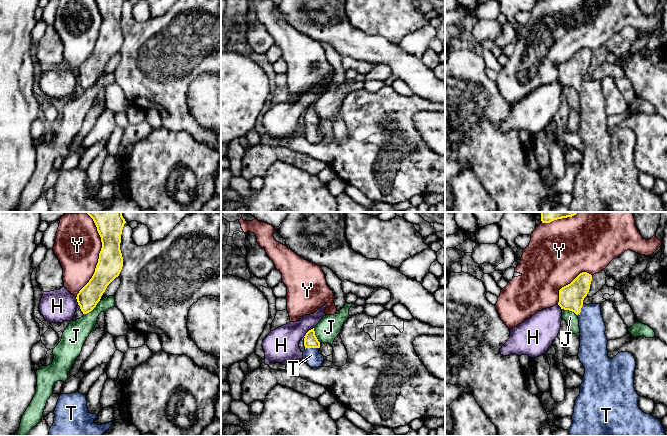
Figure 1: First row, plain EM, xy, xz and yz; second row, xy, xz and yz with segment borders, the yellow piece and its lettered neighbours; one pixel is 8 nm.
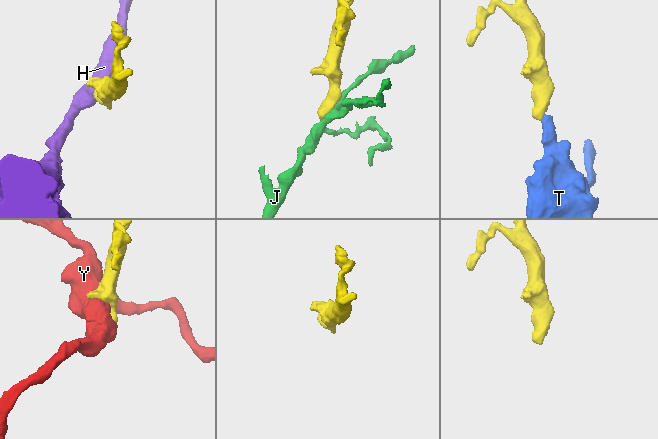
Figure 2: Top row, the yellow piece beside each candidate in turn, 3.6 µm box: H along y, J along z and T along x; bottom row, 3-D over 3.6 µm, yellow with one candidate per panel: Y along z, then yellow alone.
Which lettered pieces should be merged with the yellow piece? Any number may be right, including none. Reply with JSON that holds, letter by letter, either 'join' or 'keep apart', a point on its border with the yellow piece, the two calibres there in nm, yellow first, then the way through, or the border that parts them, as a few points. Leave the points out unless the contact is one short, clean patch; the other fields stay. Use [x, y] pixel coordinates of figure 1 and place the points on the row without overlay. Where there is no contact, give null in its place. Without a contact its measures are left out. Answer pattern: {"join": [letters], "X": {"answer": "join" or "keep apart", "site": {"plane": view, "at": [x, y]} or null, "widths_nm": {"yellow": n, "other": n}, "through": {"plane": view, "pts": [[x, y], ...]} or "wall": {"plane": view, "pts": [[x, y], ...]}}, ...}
{"join": ["T"], "H": {"answer": "keep apart", "site": {"plane": "xz", "at": [308, 107]}, "widths_nm": {"yellow": 110, "other": 280}, "wall": {"plane": "xz", "pts": [[313, 103], [303, 112]]}}, "J": {"answer": "keep apart", "site": {"plane": "xy", "at": [92, 85]}, "widths_nm": {"yellow": 170, "other": 190}, "wall": {"plane": "xy", "pts": [[100, 76], [90, 87], [84, 90]]}}, "T": {"answer": "join", "site": {"plane": "xz", "at": [311, 123]}, "widths_nm": {"yellow": 110, "other": 130}, "through": {"plane": "xz", "pts": [[310, 117], [311, 123], [311, 131]]}}, "Y": {"answer": "keep apart", "site": {"plane": "xy", "at": [98, 37]}, "widths_nm": {"yellow": 200, "other": 360}}}

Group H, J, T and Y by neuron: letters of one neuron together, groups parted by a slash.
H / J / T / Y

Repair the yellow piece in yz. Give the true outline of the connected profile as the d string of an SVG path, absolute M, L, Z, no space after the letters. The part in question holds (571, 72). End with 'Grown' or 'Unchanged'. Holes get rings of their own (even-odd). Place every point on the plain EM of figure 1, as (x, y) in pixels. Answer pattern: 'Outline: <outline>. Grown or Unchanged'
Outline: M587 48L580 49L570 60L559 66L558 81L561 85L574 88L579 95L580 104L580 124L578 133L585 144L583 158L580 162L580 170L575 177L570 212L666 212L665 204L660 195L651 190L644 189L638 182L639 171L634 164L634 147L636 137L629 128L620 128L613 135L608 133L607 119L605 111L606 102L601 91L600 80L586 81L583 79L587 72L592 51Z. Grown

